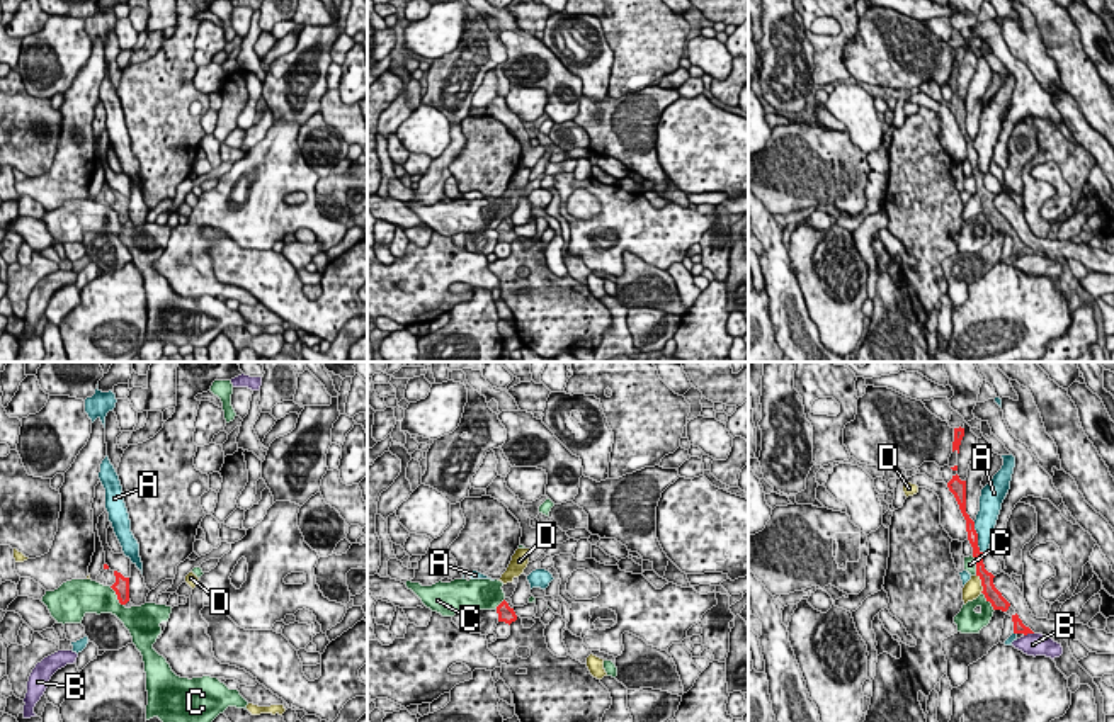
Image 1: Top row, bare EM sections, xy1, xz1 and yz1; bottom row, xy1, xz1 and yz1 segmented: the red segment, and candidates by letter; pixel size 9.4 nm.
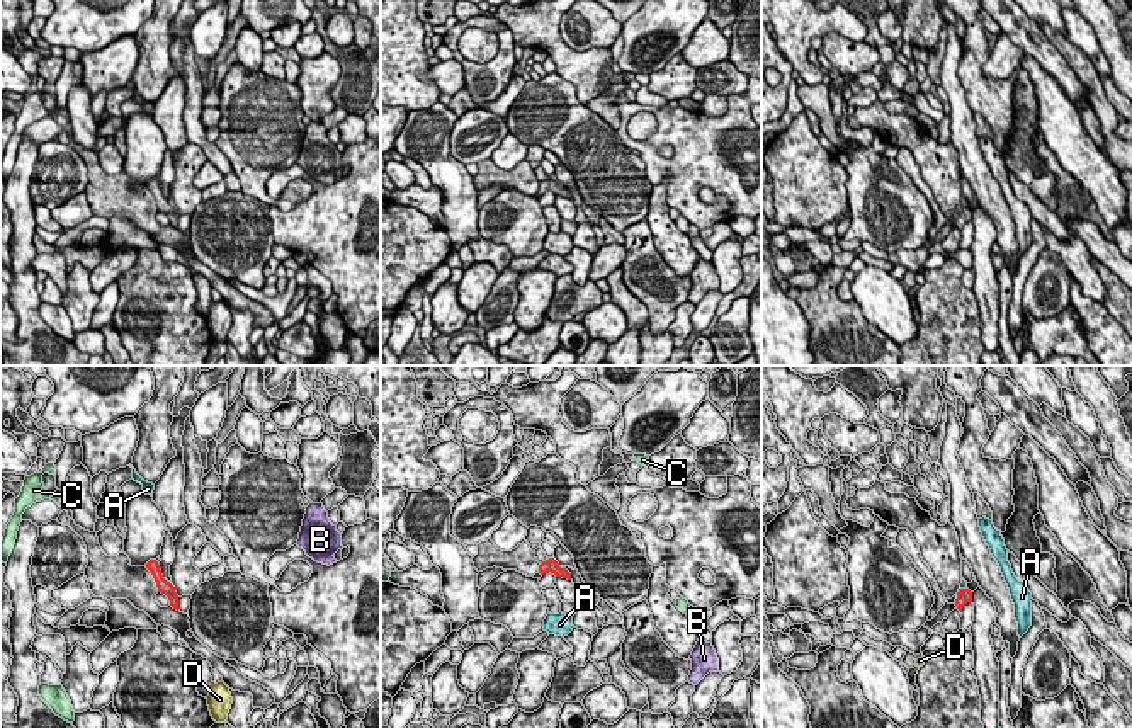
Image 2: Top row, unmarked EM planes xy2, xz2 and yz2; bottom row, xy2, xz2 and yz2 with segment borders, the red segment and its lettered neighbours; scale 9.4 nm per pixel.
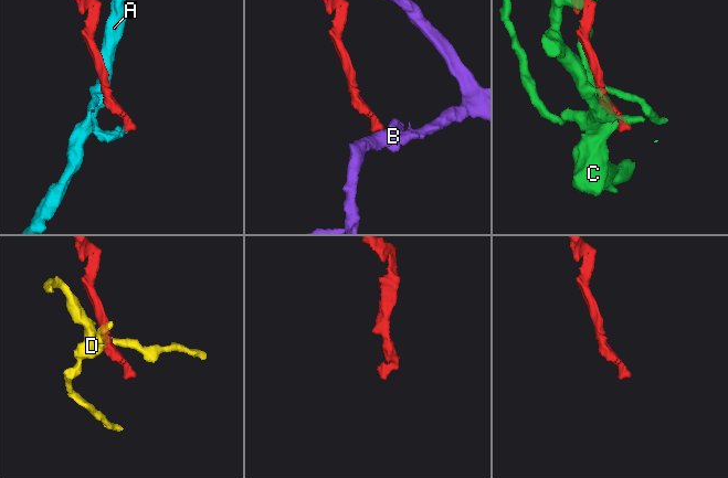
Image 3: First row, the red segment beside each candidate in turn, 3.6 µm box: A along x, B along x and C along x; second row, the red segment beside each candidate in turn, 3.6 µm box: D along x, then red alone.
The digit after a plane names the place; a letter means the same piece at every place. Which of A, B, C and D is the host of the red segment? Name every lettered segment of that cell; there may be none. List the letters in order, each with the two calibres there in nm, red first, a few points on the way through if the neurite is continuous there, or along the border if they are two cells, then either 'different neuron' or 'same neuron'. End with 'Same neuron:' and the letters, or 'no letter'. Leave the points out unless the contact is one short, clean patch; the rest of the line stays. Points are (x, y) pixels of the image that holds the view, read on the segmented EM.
A: calibres 100 and 200 nm; same neuron
B: calibres 120 and 220 nm; border yz1 (1033, 632), (1024, 636); different neuron
C: calibres 160 and 300 nm; different neuron
D: calibres 140 and 170 nm; border yz1 (977, 575), (982, 592); different neuron
Same neuron: A

